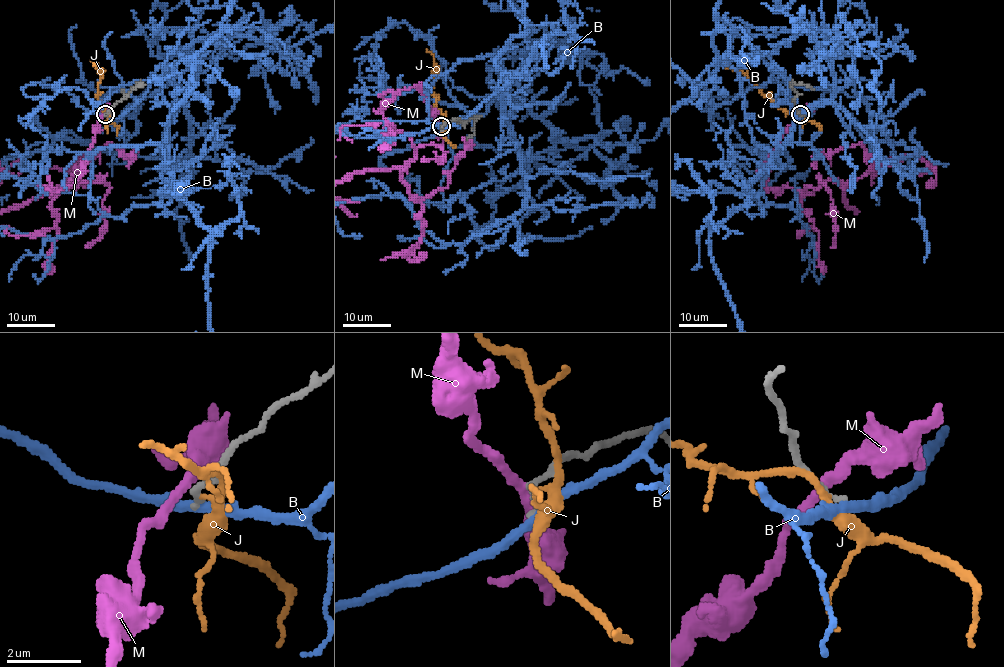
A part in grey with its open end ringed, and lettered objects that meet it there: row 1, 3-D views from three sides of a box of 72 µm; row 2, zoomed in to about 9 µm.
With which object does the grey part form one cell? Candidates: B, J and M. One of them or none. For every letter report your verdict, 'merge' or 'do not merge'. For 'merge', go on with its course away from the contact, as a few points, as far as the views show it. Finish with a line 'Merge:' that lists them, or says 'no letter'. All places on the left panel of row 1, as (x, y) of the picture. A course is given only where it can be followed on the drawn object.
B: do not merge
J: do not merge
M: do not merge
Merge: no letter

